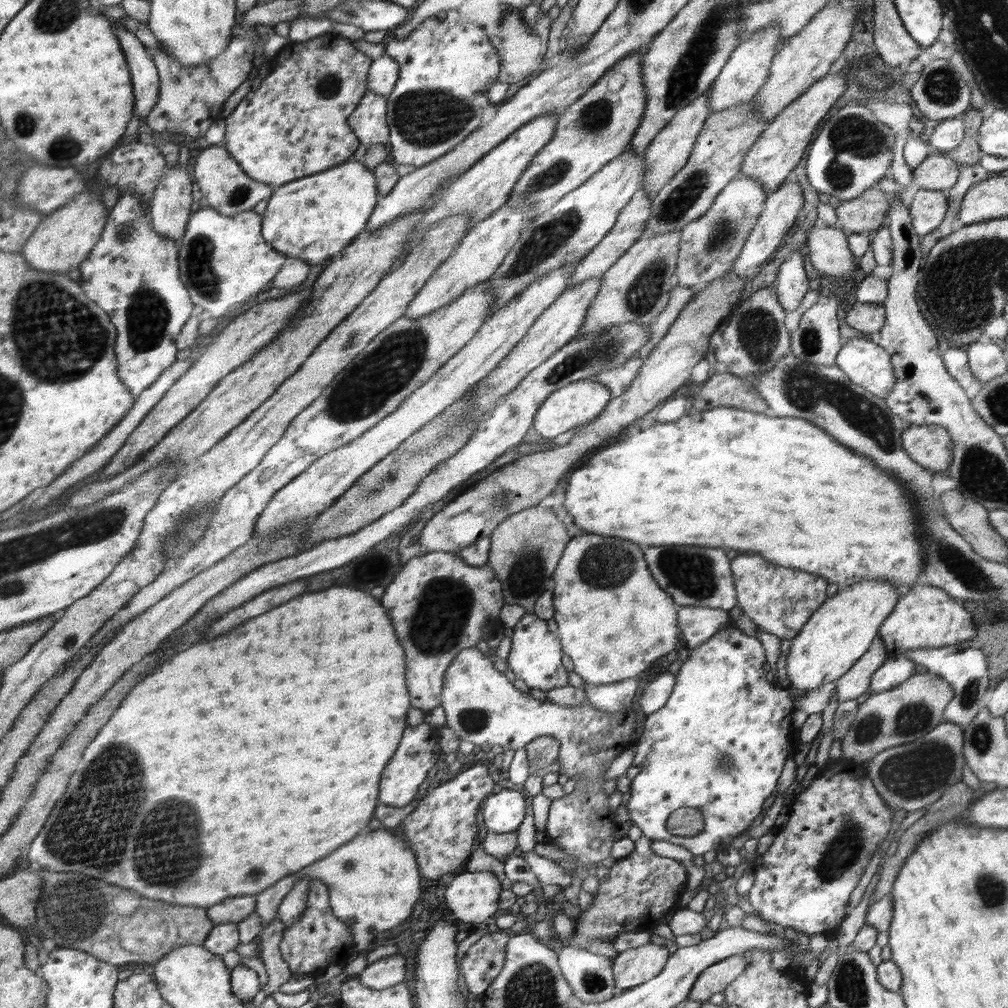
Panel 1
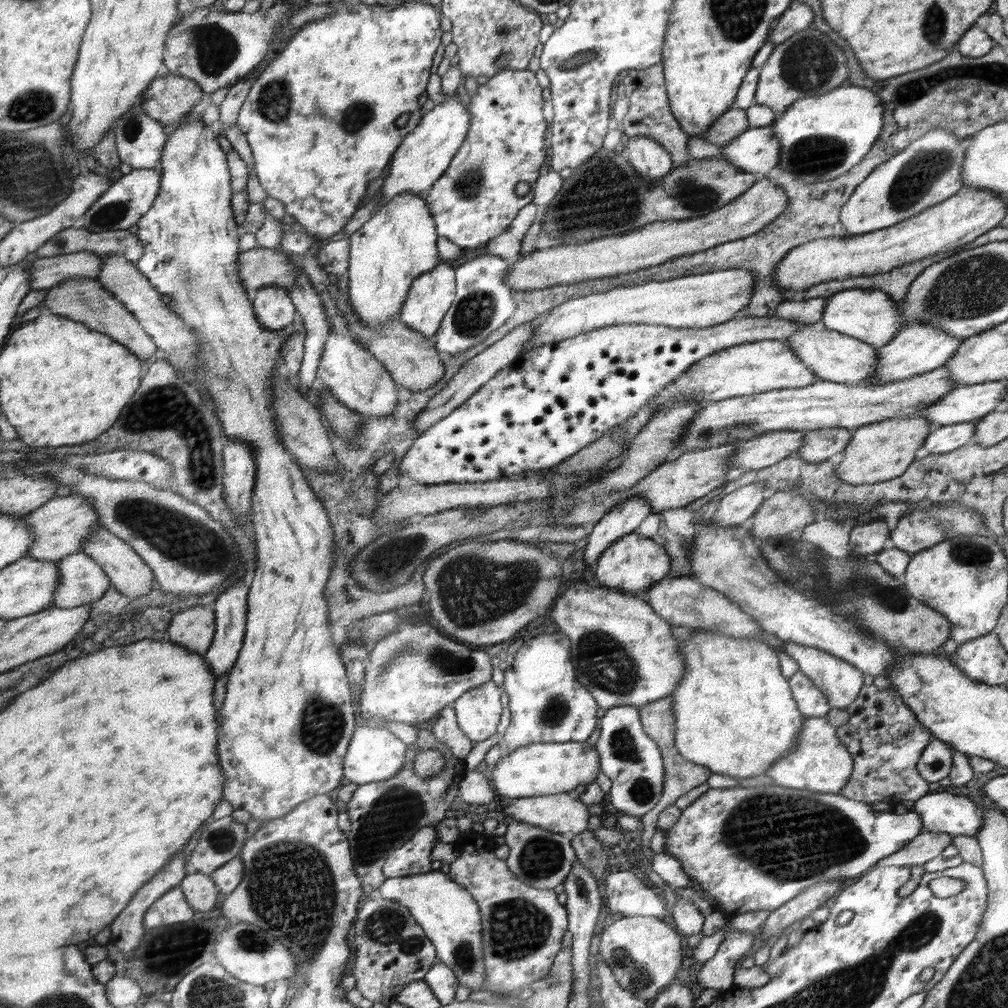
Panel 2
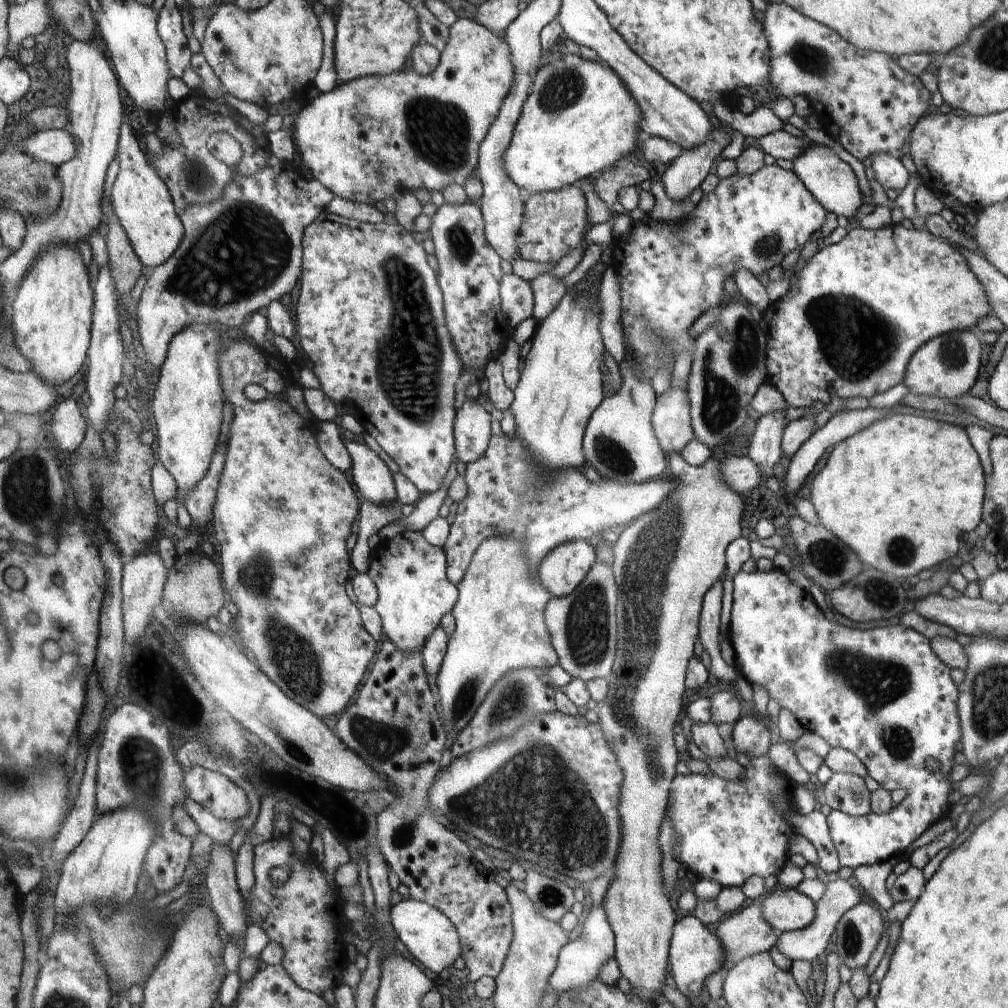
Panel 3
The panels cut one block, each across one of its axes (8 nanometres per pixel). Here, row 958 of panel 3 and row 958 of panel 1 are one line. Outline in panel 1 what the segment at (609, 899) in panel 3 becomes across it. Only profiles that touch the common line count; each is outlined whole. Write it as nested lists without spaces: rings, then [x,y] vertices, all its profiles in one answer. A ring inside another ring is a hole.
[[[652,943],[618,953],[612,961],[615,994],[639,987],[658,977],[666,967],[668,956],[668,946]]]

